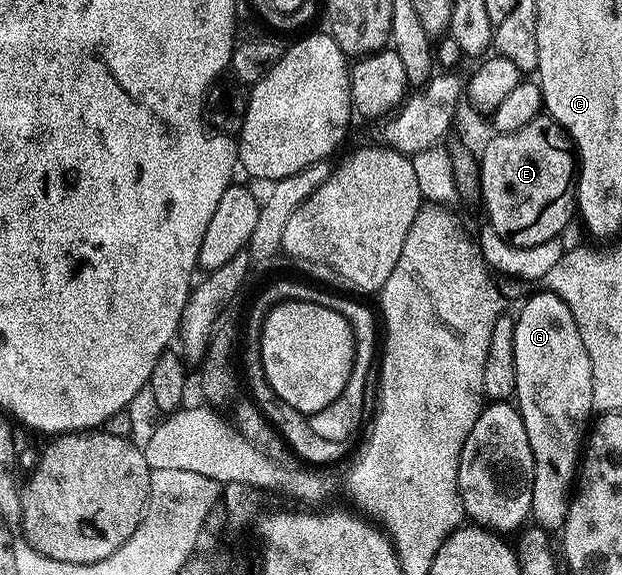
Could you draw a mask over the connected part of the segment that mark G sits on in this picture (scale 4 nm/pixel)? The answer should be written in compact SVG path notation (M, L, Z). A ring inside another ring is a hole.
M546 289L539 291L531 300L528 298L522 304L524 307L520 309L519 315L514 316L513 353L517 361L514 402L525 421L529 449L533 449L535 484L530 518L544 531L555 533L562 528L563 518L567 516L567 505L571 502L572 487L576 482L577 468L581 463L585 428L593 415L593 367L589 365L589 355L585 353L585 345L581 345L577 323L573 321L573 313L569 313L569 307L565 305L565 301L561 301L561 297L557 297Z

